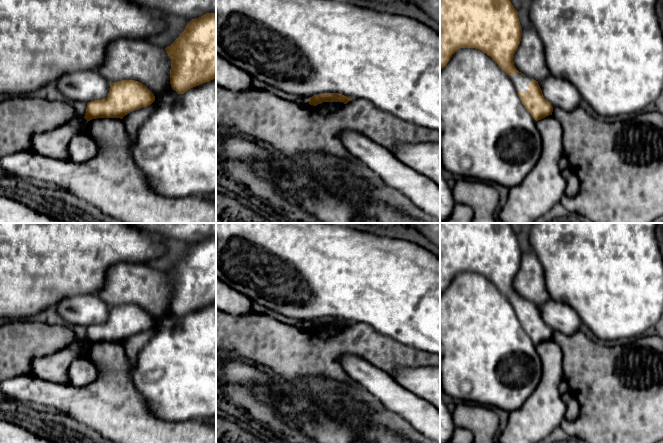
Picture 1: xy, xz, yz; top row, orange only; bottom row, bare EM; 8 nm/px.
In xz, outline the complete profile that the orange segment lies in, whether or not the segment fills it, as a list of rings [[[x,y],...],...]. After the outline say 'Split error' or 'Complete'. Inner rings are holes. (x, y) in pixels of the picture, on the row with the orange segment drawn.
[[[320,93],[310,97],[309,104],[317,106],[323,102],[343,102],[347,104],[352,99],[339,93]]]. Complete

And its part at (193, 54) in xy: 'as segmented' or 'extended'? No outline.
as segmented

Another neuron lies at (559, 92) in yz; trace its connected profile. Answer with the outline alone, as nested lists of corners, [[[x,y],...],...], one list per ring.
[[[550,75],[538,81],[544,98],[552,107],[559,107],[566,111],[573,111],[580,107],[583,100],[579,89],[569,80]]]

